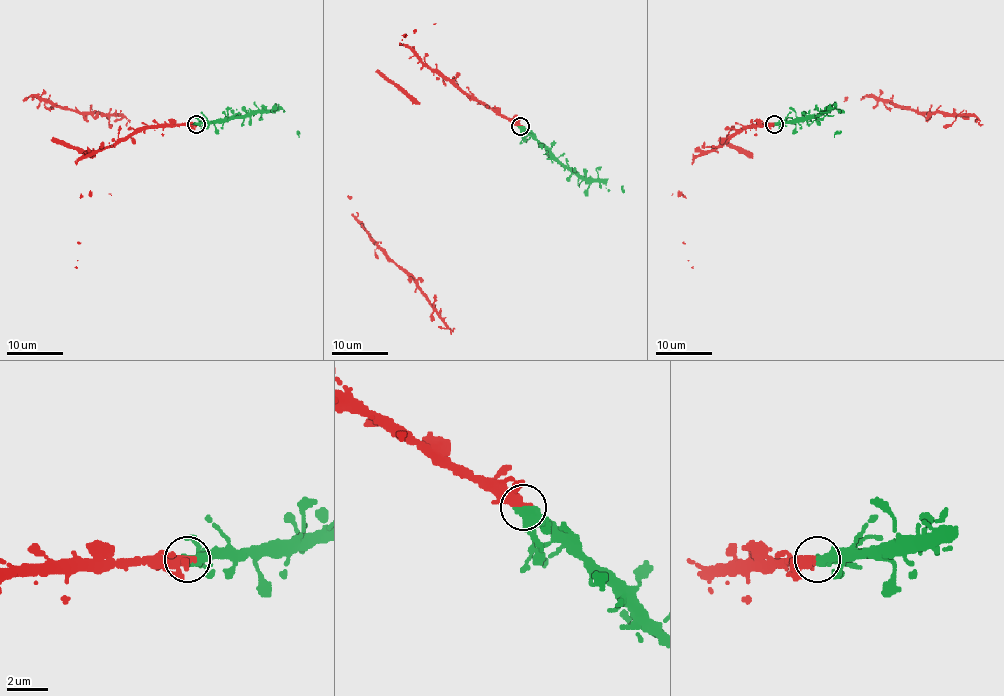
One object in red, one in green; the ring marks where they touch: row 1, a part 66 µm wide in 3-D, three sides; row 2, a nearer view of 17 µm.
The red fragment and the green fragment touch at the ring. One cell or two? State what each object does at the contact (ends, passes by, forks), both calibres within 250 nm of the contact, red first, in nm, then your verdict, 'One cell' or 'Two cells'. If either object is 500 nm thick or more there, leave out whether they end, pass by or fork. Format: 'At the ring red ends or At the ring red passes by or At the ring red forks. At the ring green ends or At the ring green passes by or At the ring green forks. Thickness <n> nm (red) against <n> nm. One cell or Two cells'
At the ring red passes by. At the ring green forks. Thickness 360 nm (red) against 320 nm. One cell

